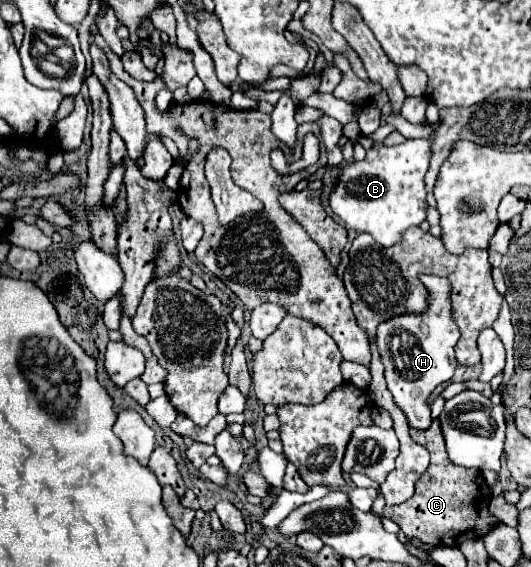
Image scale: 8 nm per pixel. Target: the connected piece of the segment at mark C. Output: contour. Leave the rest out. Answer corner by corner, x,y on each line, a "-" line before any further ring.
432,421
432,425
424,431
410,429
410,437
430,451
430,467
416,483
414,495
396,507
386,505
384,517
392,517
406,537
414,537
430,545
459,547
464,541
486,537
498,525
498,519
490,513
488,505
492,495
482,473
478,469
452,465
438,421

